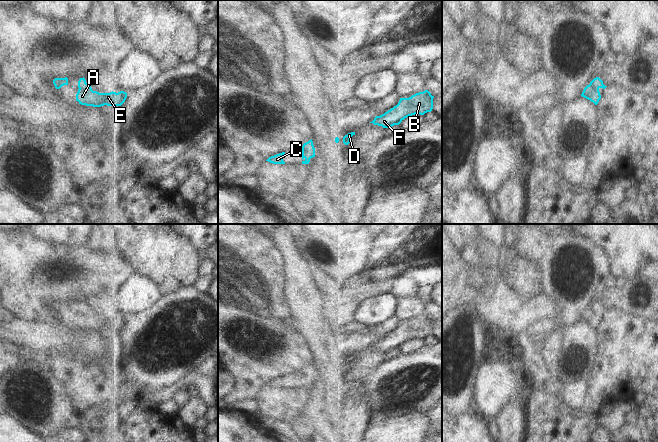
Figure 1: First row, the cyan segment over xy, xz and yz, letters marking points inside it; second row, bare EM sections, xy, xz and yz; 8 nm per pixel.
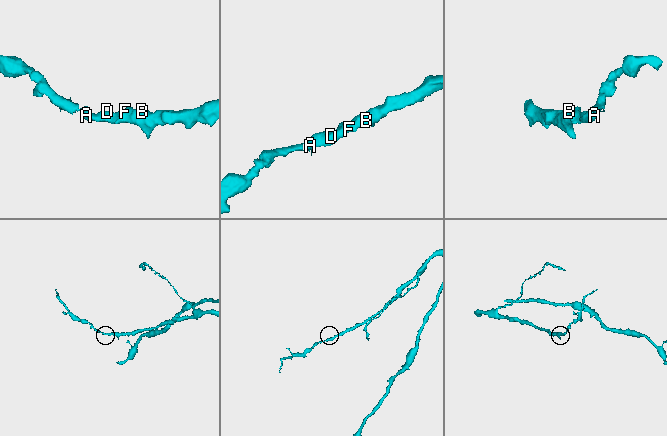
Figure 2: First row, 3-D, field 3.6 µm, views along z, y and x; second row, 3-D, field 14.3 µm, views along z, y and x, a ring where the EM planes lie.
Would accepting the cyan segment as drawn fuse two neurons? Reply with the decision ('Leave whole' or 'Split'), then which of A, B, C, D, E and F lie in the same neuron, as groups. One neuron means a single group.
Leave whole. Groups: A B C D E F.

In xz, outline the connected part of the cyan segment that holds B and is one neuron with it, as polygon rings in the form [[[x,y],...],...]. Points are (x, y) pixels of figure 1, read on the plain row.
[[[428,314],[416,317],[409,322],[400,322],[398,328],[380,340],[376,340],[370,347],[391,352],[399,349],[405,342],[420,338],[424,339],[433,333],[434,320]]]

